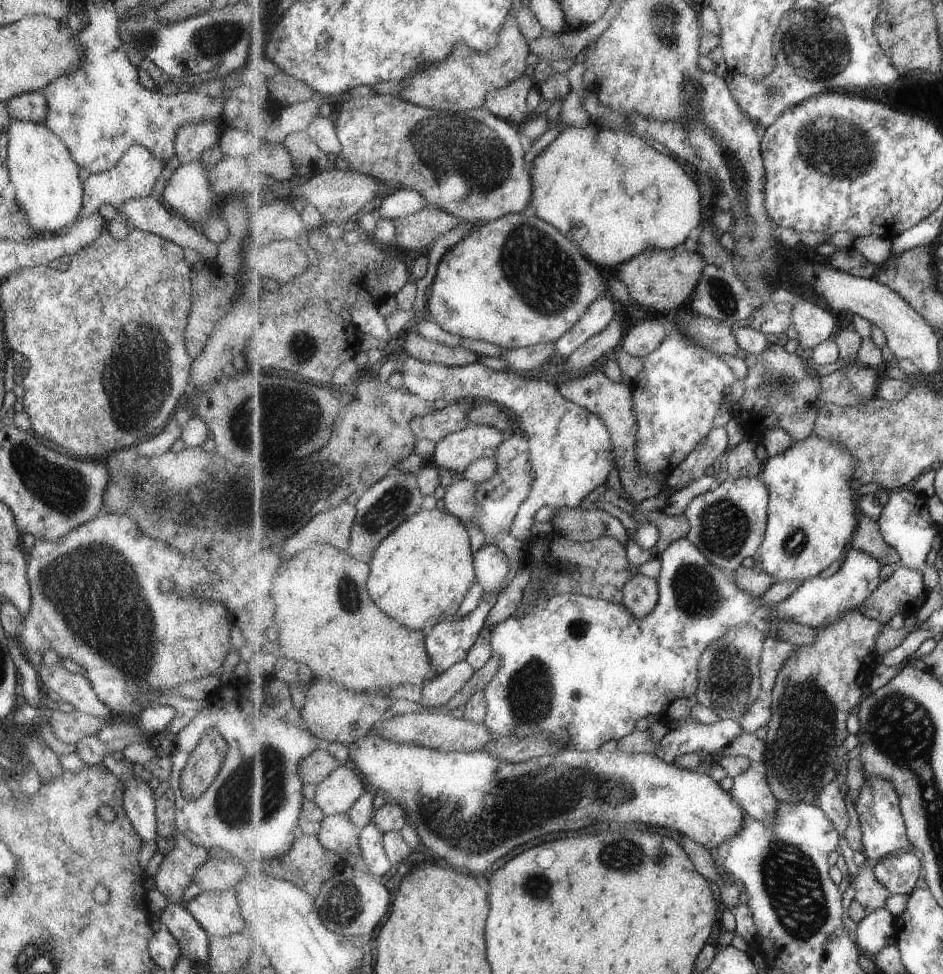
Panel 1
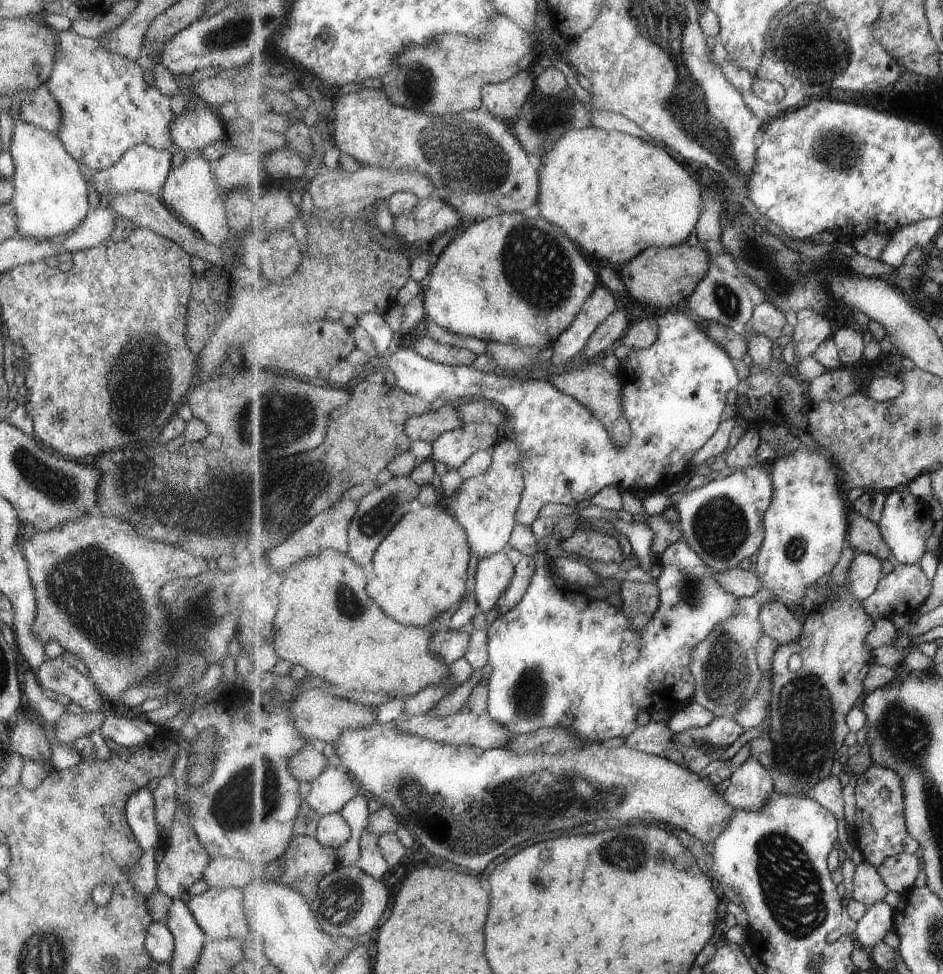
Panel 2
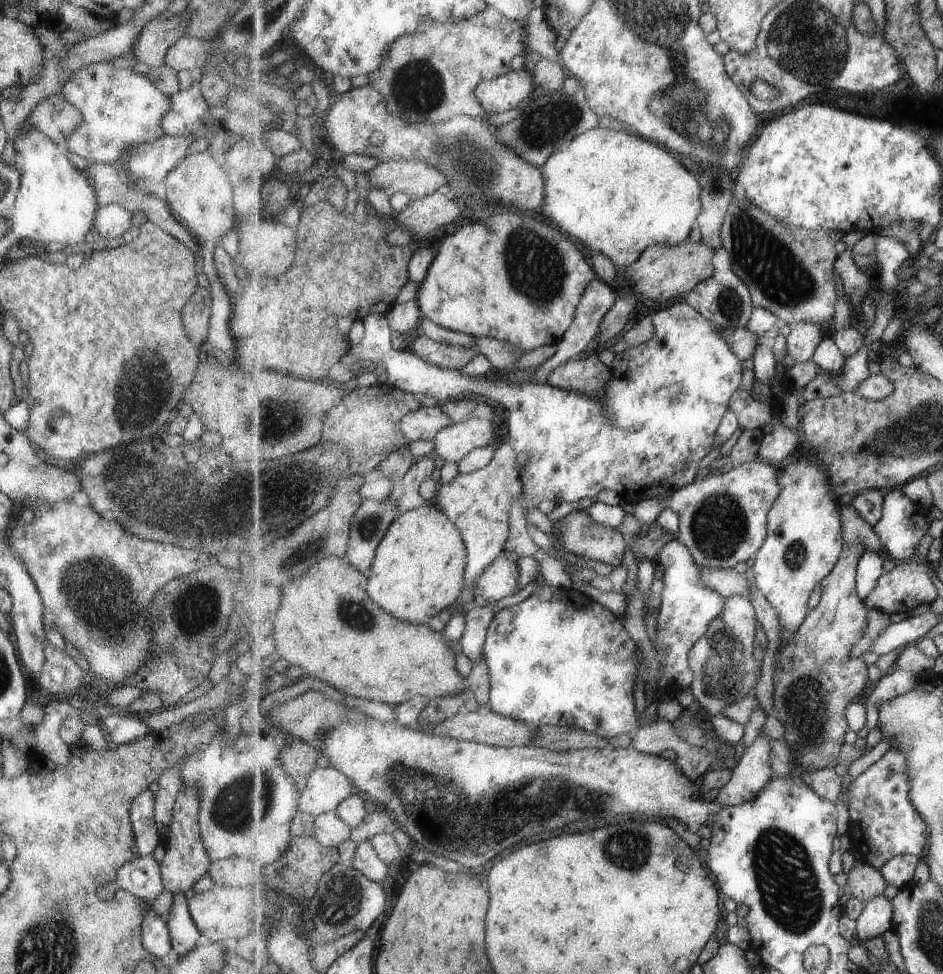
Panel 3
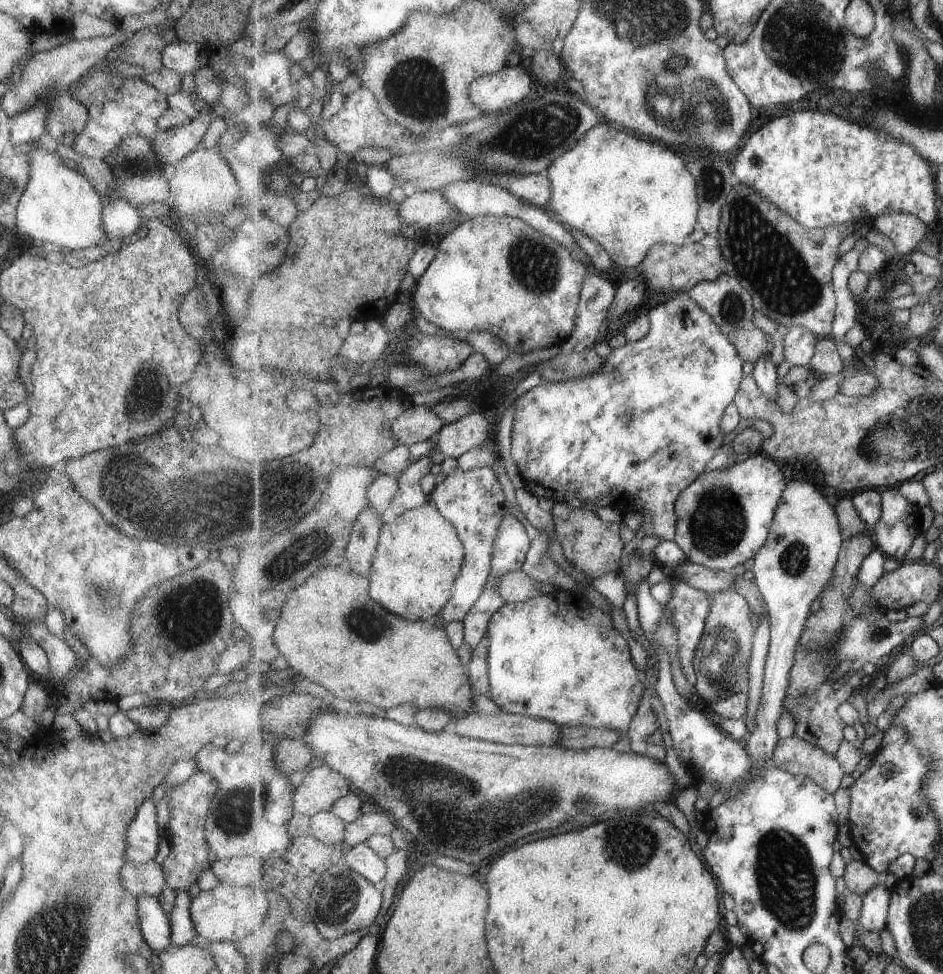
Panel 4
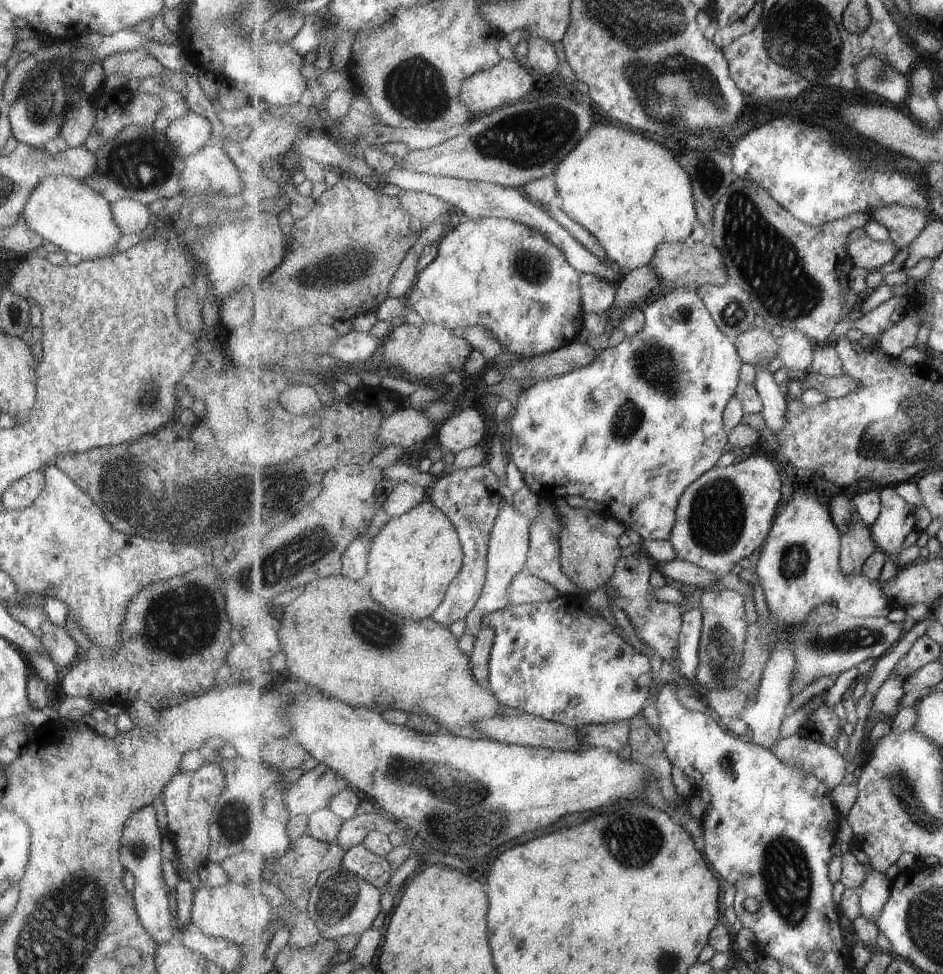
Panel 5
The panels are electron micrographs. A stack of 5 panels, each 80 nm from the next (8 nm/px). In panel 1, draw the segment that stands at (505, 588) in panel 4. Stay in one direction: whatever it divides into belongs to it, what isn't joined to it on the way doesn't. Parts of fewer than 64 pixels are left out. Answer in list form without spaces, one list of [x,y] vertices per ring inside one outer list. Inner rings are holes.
[[[487,543],[474,552],[477,582],[485,593],[497,593],[509,574],[509,562],[505,552],[492,543]]]

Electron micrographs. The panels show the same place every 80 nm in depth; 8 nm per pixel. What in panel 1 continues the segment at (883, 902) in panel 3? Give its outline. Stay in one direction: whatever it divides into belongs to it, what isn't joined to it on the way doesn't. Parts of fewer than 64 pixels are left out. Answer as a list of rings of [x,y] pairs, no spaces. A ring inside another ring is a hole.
[[[887,909],[868,913],[866,919],[859,923],[855,937],[857,944],[867,956],[875,956],[891,945],[895,938],[896,917]]]

